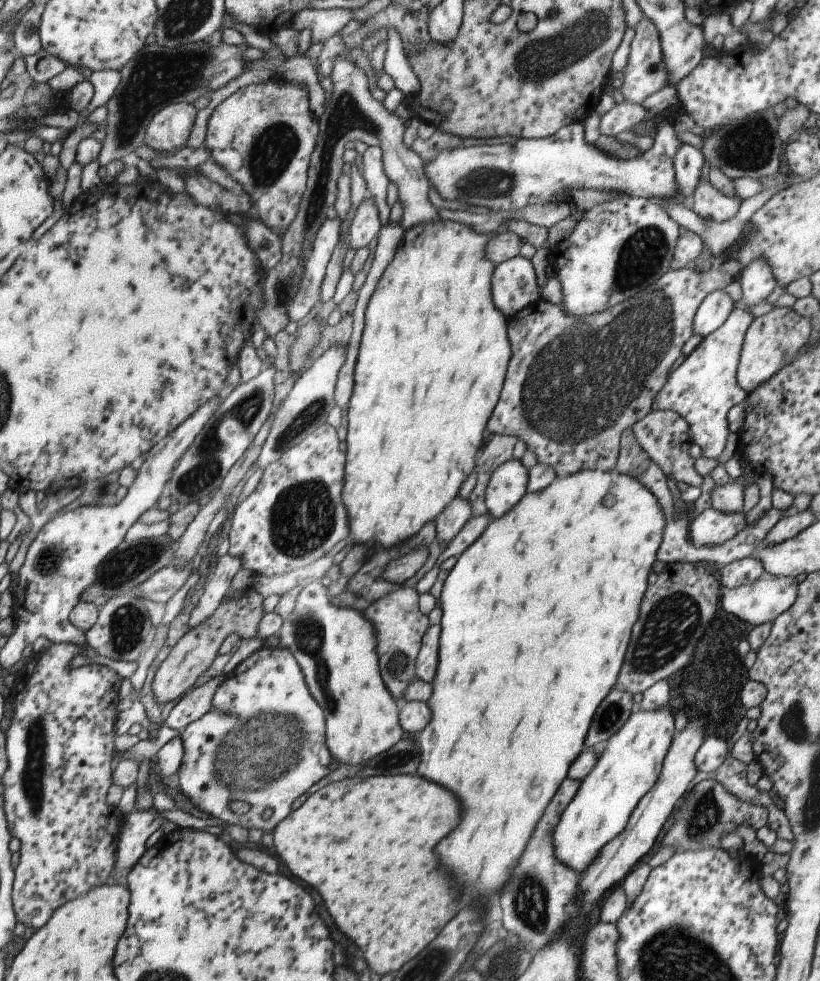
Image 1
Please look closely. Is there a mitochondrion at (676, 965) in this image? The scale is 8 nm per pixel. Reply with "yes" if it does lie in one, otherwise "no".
yes

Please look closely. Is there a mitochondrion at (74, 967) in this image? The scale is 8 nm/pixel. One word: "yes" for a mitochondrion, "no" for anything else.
no

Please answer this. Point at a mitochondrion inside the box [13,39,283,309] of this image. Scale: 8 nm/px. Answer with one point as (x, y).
(158, 76)

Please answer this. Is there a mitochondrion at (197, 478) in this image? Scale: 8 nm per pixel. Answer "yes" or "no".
yes

